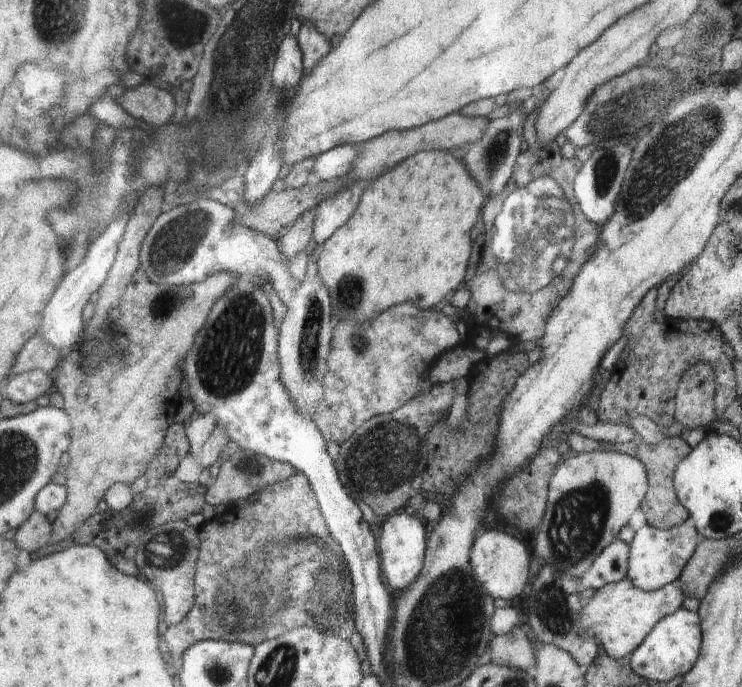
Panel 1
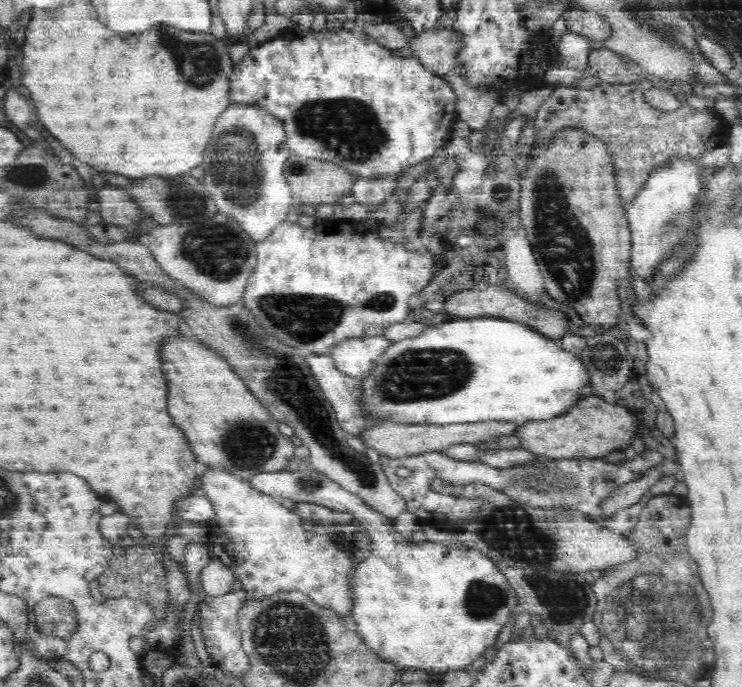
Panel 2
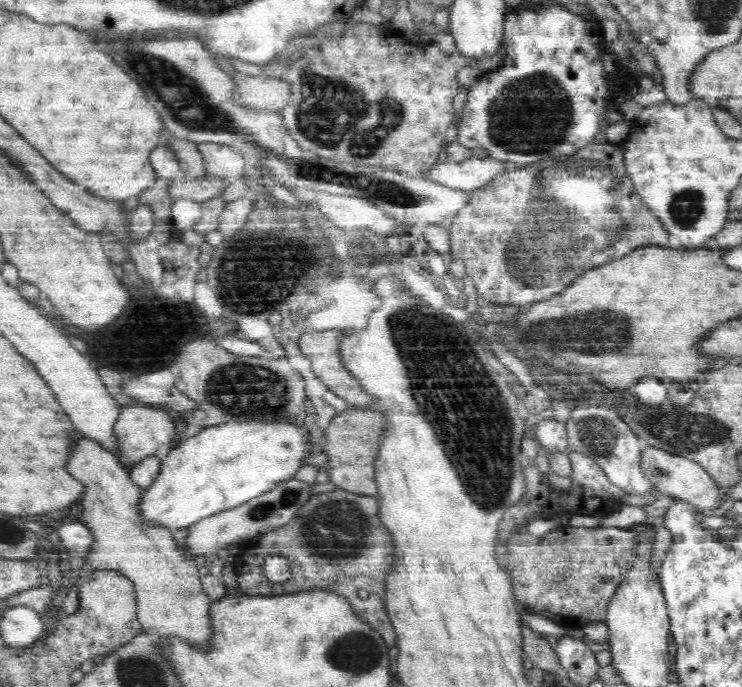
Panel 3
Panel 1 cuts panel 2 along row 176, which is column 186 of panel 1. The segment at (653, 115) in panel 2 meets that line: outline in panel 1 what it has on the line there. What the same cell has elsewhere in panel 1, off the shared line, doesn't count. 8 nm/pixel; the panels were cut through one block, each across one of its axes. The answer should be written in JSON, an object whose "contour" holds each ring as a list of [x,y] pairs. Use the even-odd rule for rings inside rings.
{"contour":[[[298,471],[296,475],[292,475],[291,477],[288,477],[285,481],[282,482],[276,482],[272,485],[268,485],[264,489],[261,489],[254,495],[250,496],[248,499],[248,506],[244,509],[236,510],[234,508],[234,512],[232,512],[232,507],[230,507],[230,510],[226,510],[226,514],[221,514],[220,516],[214,516],[209,521],[205,521],[204,524],[200,525],[198,529],[200,529],[200,546],[204,546],[204,550],[200,550],[200,574],[196,575],[196,588],[195,588],[195,599],[196,599],[196,610],[190,610],[190,612],[187,614],[186,617],[183,618],[182,621],[179,622],[178,625],[170,626],[168,625],[168,630],[166,630],[166,634],[164,634],[164,642],[168,644],[168,651],[172,652],[173,657],[173,664],[177,668],[179,668],[179,658],[182,657],[182,654],[190,648],[192,645],[196,644],[197,642],[203,641],[203,640],[210,640],[210,639],[216,639],[216,640],[224,640],[226,642],[238,642],[243,644],[252,644],[252,646],[260,646],[260,643],[268,642],[268,639],[278,638],[282,634],[286,634],[288,630],[296,630],[296,626],[309,626],[314,627],[318,629],[319,631],[324,631],[326,634],[330,633],[332,635],[338,635],[340,638],[343,638],[344,640],[350,641],[351,638],[356,634],[357,630],[355,627],[355,599],[354,599],[354,586],[352,584],[351,579],[351,570],[349,569],[348,563],[346,562],[343,550],[341,549],[341,546],[339,545],[339,542],[336,542],[335,538],[332,538],[332,535],[329,533],[329,528],[327,527],[326,521],[324,520],[323,514],[320,510],[319,502],[317,501],[315,491],[312,490],[312,487],[310,486],[310,483],[308,482],[308,479],[306,476],[304,476],[304,473],[302,471]]]}

